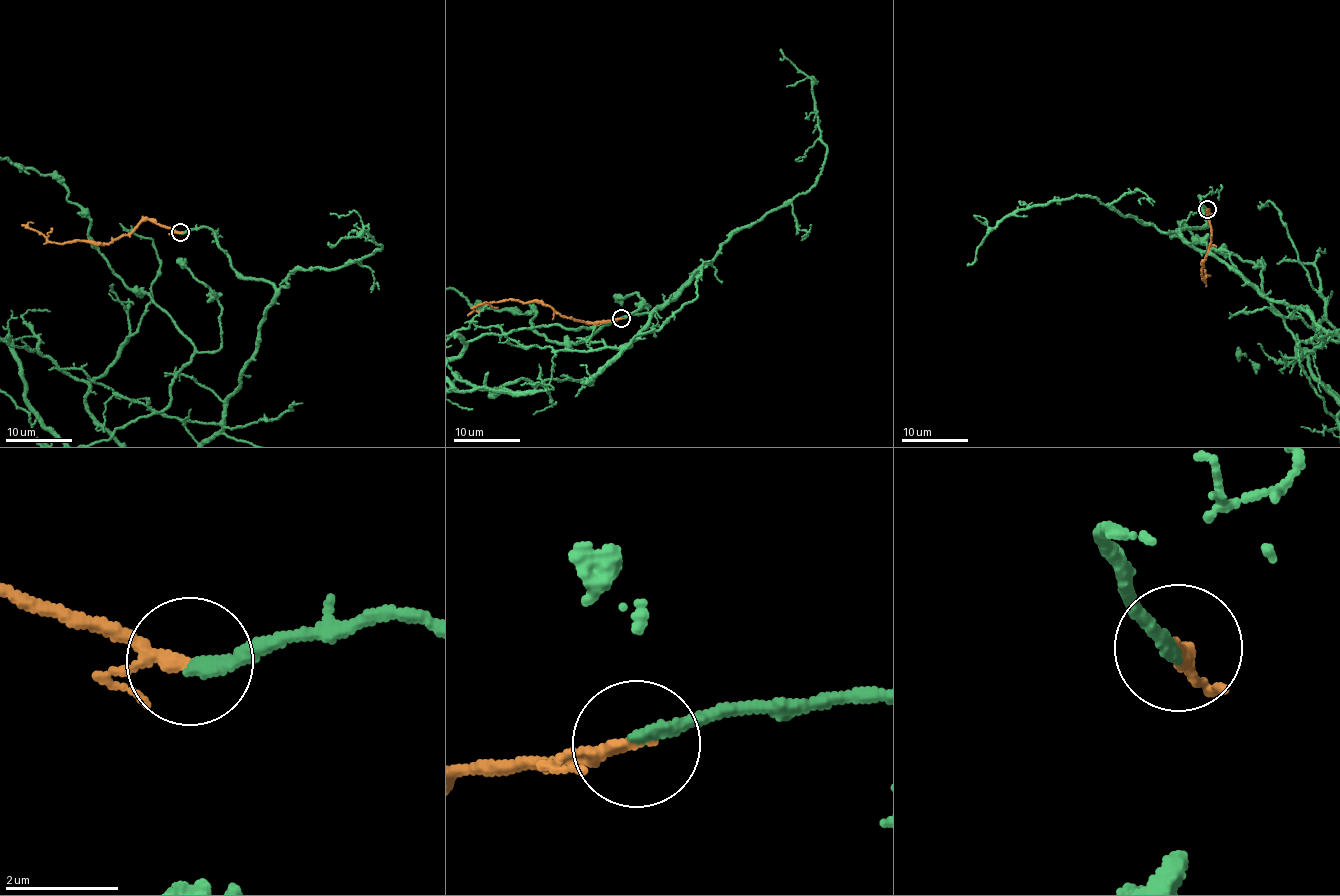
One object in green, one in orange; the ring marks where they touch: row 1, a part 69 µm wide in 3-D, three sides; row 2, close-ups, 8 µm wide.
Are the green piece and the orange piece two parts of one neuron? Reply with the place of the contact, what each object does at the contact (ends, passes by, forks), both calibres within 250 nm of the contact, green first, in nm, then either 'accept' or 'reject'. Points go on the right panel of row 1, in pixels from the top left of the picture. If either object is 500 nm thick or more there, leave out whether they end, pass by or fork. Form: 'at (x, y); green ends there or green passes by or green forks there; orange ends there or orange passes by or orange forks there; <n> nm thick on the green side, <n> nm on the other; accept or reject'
at (1207, 209); green ends there; orange passes by; 220 nm thick on the green side, 170 nm on the other; accept

